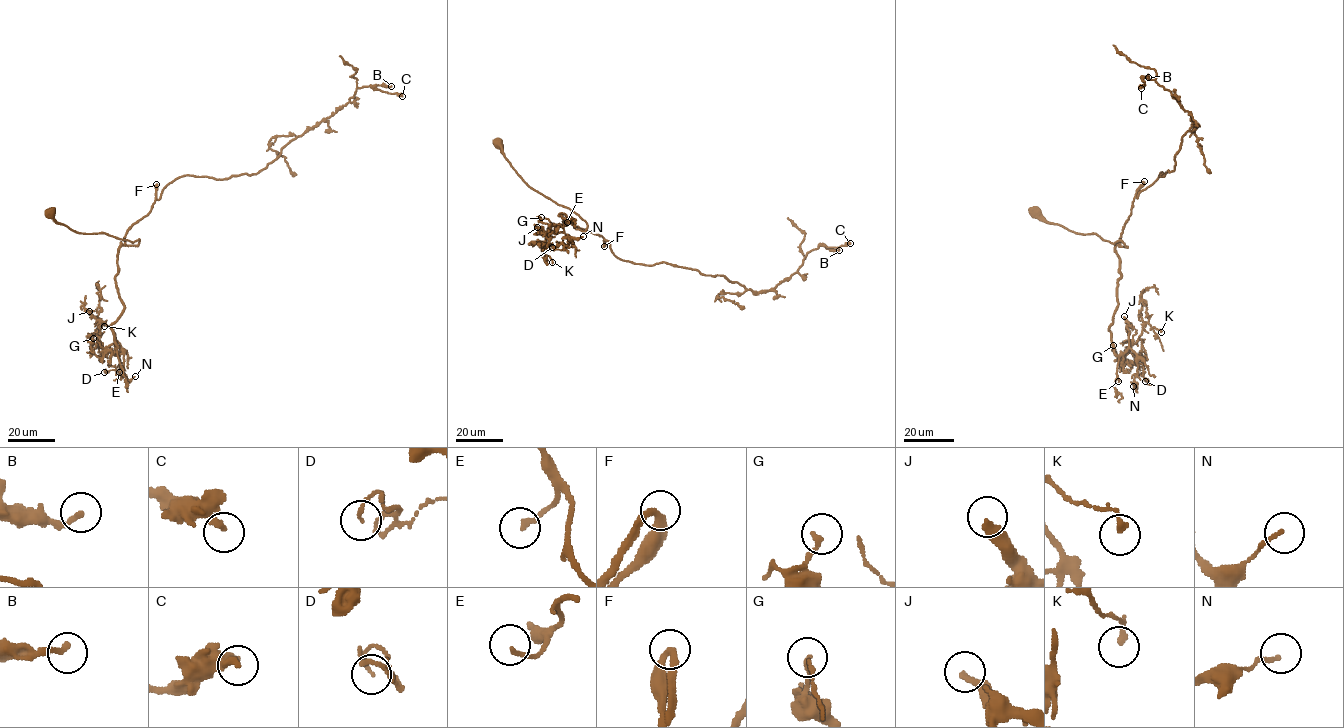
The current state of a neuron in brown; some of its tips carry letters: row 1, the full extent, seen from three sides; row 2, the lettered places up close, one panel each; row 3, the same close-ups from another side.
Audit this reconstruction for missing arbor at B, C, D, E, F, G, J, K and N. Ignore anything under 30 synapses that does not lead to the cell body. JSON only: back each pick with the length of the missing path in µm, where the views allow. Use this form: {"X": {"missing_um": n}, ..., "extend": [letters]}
{"J": {"missing_um": 50}, "extend": ["J"]}

